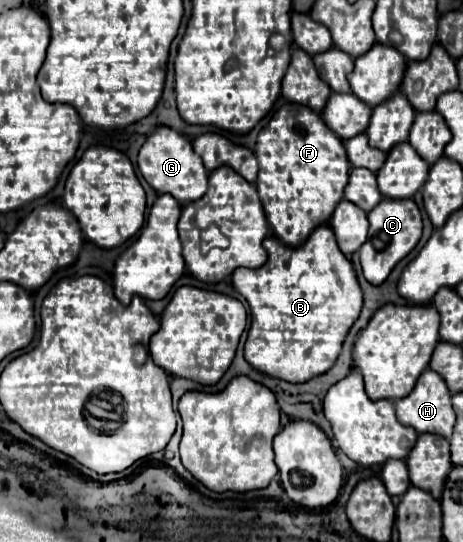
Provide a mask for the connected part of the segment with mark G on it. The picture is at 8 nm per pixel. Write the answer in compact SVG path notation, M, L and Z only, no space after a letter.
M157 127L155 133L147 137L147 141L139 151L137 167L145 177L145 181L157 193L169 193L179 203L197 201L207 191L207 169L203 167L203 161L199 159L199 155L195 155L191 141L171 127Z

